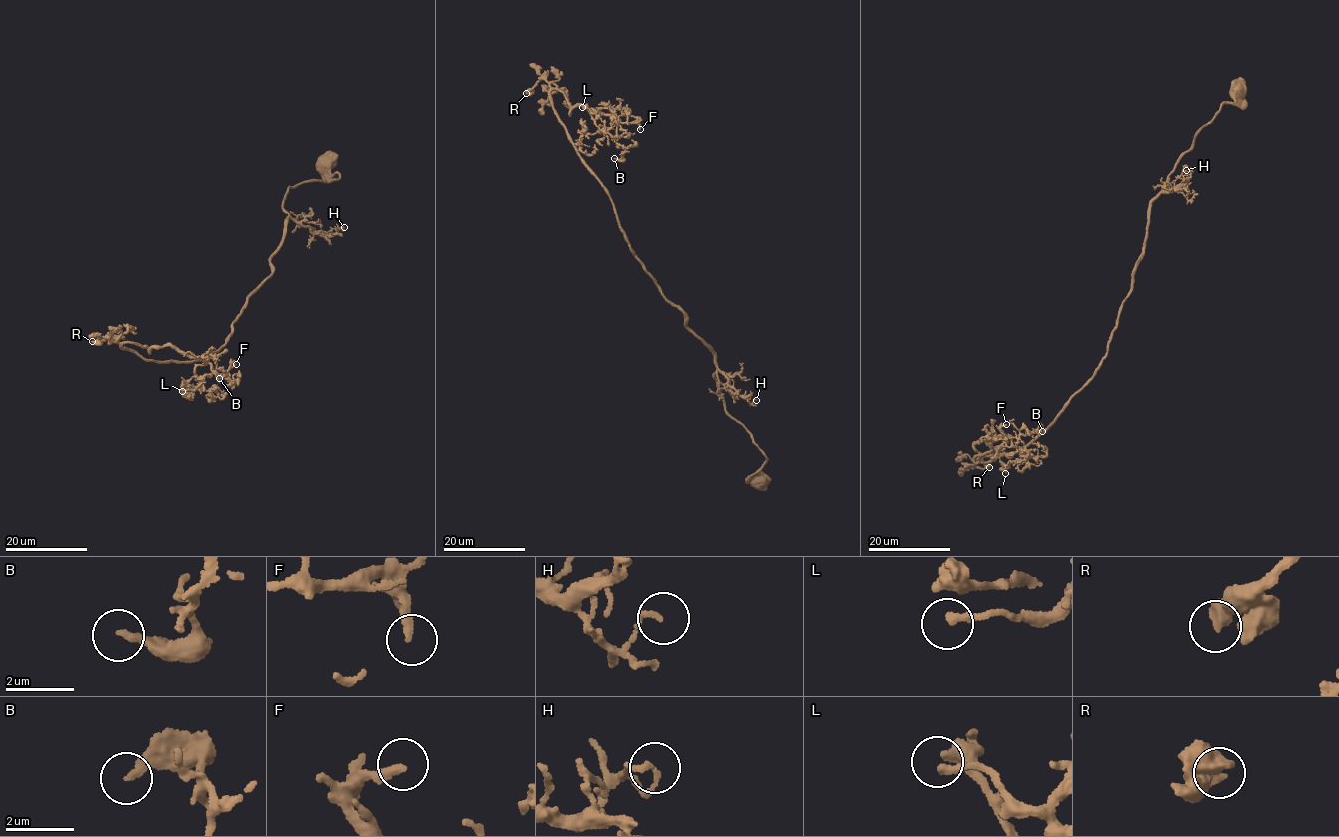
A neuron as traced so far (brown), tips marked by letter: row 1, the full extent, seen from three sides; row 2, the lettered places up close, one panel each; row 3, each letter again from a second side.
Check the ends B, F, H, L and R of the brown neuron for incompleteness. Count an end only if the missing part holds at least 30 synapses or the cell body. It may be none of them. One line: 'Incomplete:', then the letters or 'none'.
Incomplete: none

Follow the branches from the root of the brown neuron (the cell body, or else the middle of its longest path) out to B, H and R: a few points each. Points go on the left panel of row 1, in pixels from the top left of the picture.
B: (325, 160), (339, 177), (290, 186), (271, 275), (226, 344), (190, 361), (121, 346), (174, 346), (219, 378)
H: (325, 160), (320, 166), (339, 177), (290, 186), (283, 209), (301, 225), (321, 233), (334, 234), (344, 227)
R: (325, 160), (339, 177), (290, 186), (271, 275), (226, 344), (161, 362), (92, 341)

